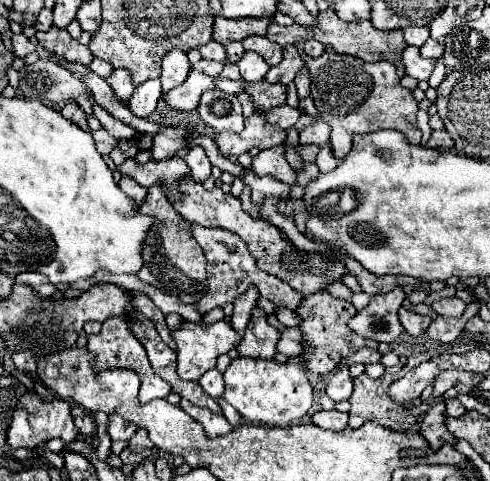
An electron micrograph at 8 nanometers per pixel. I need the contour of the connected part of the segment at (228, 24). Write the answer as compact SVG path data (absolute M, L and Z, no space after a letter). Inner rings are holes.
M218 16L214 22L214 34L212 38L220 44L228 44L232 40L244 40L246 36L264 36L270 20L268 18L238 18L238 20L228 20Z

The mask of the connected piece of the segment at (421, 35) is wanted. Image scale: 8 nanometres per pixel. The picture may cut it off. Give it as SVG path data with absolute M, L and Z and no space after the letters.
M406 28L406 30L404 30L404 40L406 40L406 44L418 46L418 48L428 40L428 36L430 36L430 30L428 30L428 28Z

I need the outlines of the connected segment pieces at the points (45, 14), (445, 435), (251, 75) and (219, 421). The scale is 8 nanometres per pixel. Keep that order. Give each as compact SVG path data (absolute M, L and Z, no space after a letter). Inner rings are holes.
M42 8L42 12L36 18L36 28L40 32L46 32L50 26L52 26L52 10L50 8Z
M444 402L436 404L434 408L430 408L420 424L420 434L428 440L430 448L432 450L438 450L440 444L454 444L454 436L446 430L446 424L444 424L444 418L442 418L442 412L444 412Z
M246 52L242 56L242 60L238 62L238 68L240 68L242 80L246 80L246 82L260 82L260 80L264 80L264 76L266 76L270 66L256 52Z
M180 400L180 406L184 408L186 414L190 414L194 420L198 420L198 422L204 426L206 434L212 436L212 438L214 438L214 436L228 434L228 432L232 430L232 426L230 426L228 420L224 418L224 414L214 414L214 412L210 412L208 408L200 408L200 406L190 404L188 400Z

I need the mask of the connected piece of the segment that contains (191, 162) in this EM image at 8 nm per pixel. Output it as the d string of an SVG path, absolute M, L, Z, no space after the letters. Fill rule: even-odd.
M200 146L190 148L190 152L188 152L188 156L186 156L184 160L186 160L188 168L190 168L190 176L192 176L196 182L204 182L204 180L210 176L212 164L210 164L208 156L204 154L204 150L202 150Z

